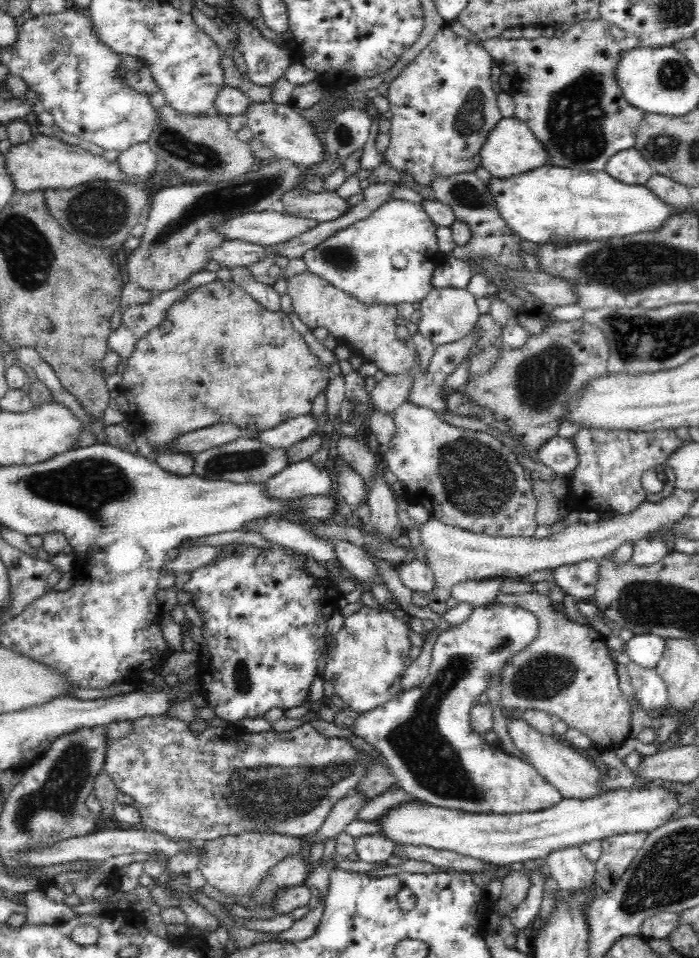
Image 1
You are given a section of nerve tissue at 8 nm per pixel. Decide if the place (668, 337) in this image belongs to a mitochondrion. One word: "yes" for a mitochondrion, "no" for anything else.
yes

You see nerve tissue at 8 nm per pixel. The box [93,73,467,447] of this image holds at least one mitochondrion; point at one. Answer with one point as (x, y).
(242, 194)

